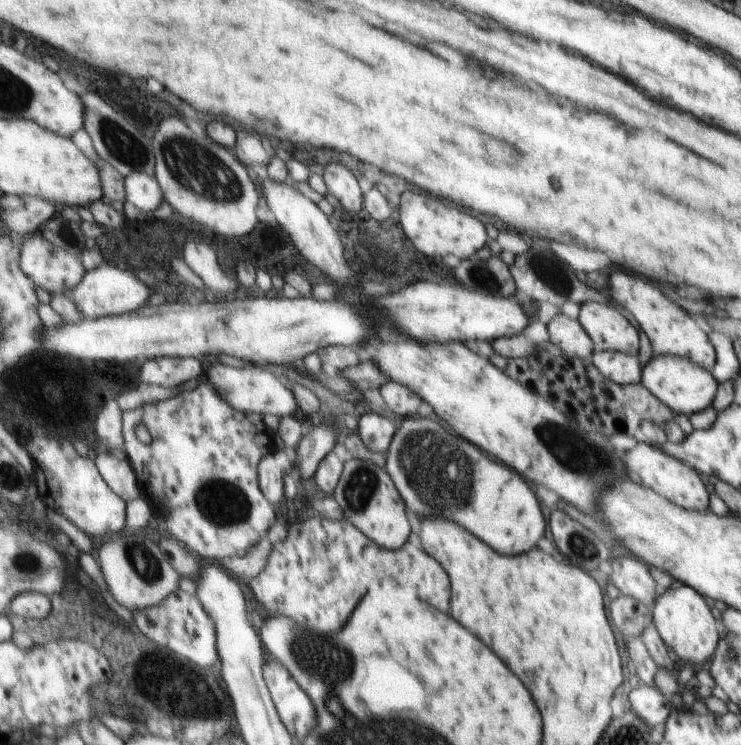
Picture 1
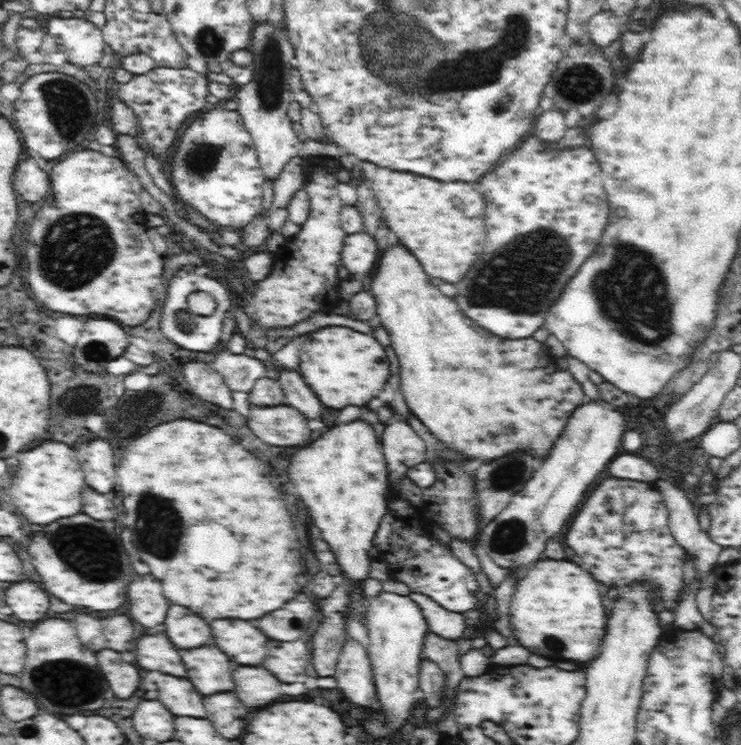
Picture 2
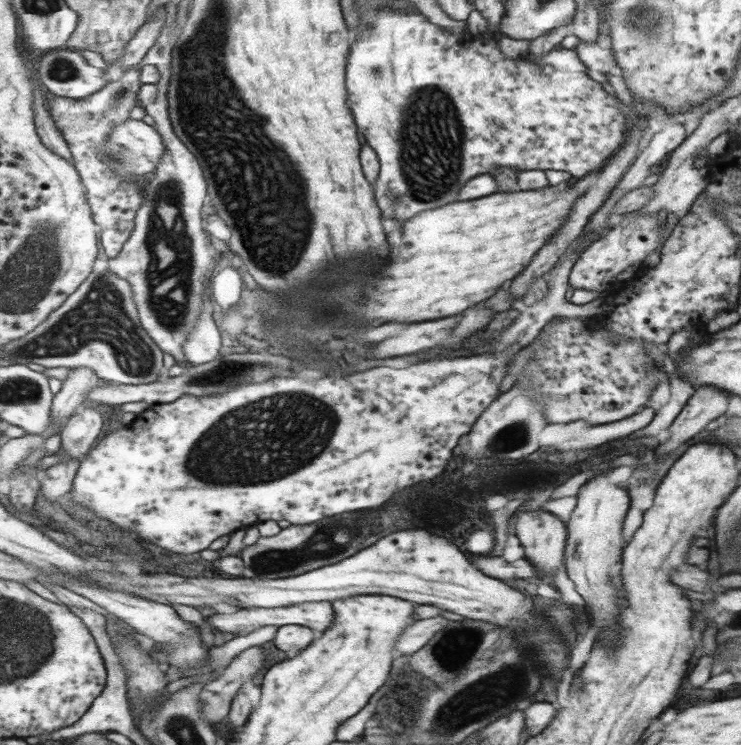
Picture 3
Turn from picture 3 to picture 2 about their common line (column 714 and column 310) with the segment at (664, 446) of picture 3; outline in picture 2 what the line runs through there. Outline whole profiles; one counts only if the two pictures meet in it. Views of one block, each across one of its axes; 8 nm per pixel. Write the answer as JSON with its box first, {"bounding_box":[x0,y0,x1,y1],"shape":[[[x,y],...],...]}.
{"bounding_box":[278,370,322,418],"shape":[[[280,370],[280,378],[278,378],[284,394],[286,394],[286,404],[294,406],[296,410],[300,410],[306,418],[318,418],[322,414],[322,402],[318,400],[318,396],[310,390],[310,386],[306,386],[306,382],[302,380],[302,376],[298,372],[290,372],[290,370]]]}

